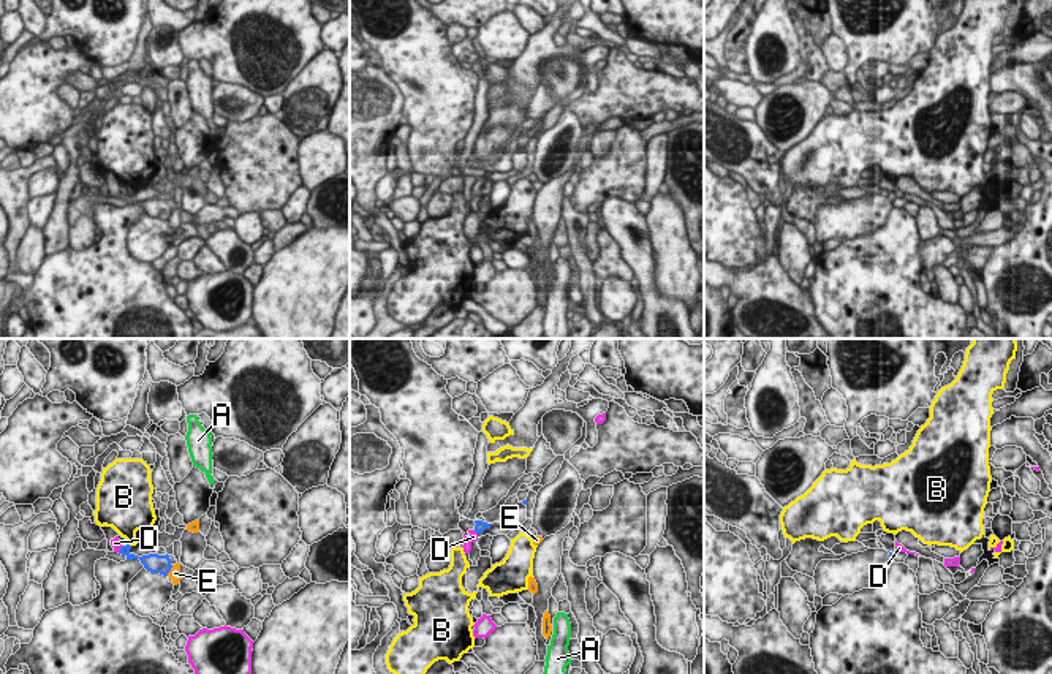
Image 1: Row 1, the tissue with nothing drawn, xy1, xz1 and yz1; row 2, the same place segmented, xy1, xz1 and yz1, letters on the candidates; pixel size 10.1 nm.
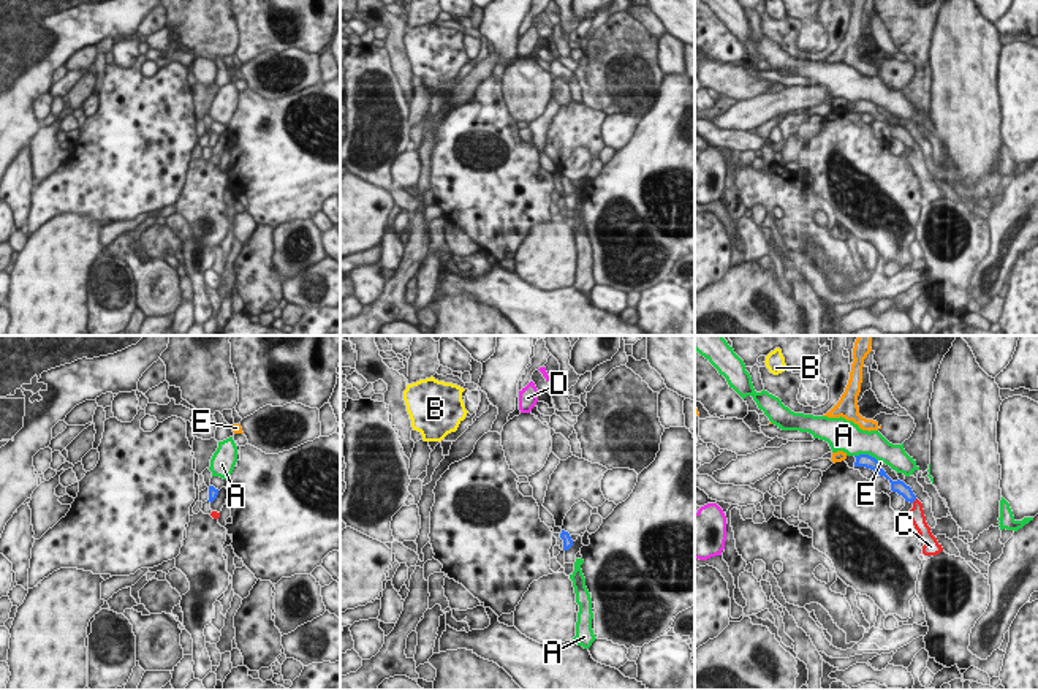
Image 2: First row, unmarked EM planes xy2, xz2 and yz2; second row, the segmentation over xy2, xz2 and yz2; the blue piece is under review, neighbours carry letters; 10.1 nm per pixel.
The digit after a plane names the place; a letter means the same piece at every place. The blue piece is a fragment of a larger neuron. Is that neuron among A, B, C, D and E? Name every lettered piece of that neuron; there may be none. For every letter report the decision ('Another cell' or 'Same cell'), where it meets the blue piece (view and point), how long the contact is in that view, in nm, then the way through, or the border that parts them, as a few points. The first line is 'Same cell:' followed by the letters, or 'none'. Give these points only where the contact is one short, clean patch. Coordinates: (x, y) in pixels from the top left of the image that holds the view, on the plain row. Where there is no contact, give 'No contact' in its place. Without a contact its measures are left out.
Same cell: C
A: Another cell. Touches blue at yz2 (866, 100). Shared border 240 nm. Boundary: yz2 (855, 100), (871, 100), (877, 106)
B: Another cell. Touches blue at xy1 (128, 190). Shared border 60 nm
C: Same cell. Touches blue at yz2 (913, 146). Shared border 70 nm. Path across: yz2 (901, 133), (913, 146), (916, 159)
D: Another cell. Touches blue at xy1 (121, 195). Shared border 80 nm. Boundary: xy1 (122, 192), (117, 196)
E: Another cell. Touches blue at xy1 (170, 215). Shared border 130 nm.

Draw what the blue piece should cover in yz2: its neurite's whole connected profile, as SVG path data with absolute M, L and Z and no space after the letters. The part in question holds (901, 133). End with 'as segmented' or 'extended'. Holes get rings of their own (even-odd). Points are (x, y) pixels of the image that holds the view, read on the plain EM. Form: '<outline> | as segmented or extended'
M859 100L854 101L856 108L854 112L866 112L875 117L875 120L885 122L891 128L891 136L897 138L905 144L905 147L910 147L913 154L907 158L911 165L915 174L919 179L924 201L937 201L943 196L941 190L937 187L937 184L932 180L930 172L926 168L922 149L916 144L911 133L907 131L904 127L897 125L892 127L883 114L878 112L878 106L869 100Z | extended

